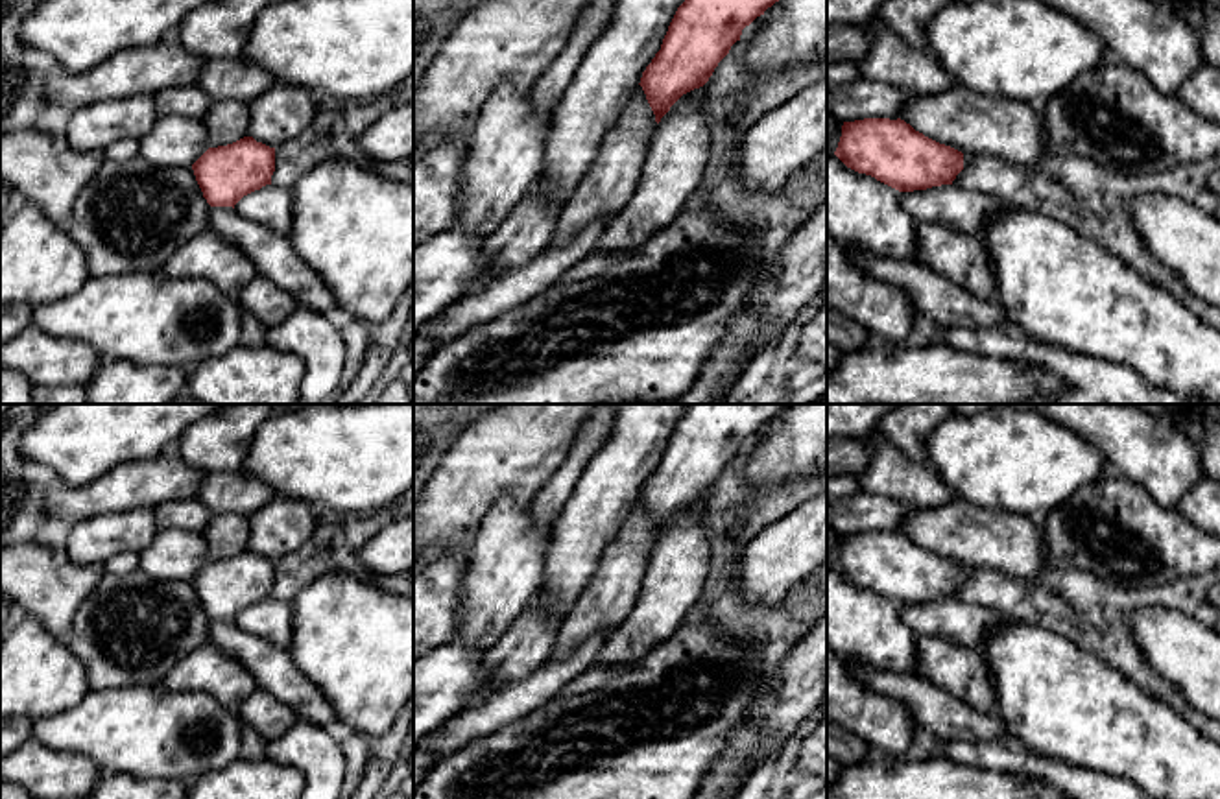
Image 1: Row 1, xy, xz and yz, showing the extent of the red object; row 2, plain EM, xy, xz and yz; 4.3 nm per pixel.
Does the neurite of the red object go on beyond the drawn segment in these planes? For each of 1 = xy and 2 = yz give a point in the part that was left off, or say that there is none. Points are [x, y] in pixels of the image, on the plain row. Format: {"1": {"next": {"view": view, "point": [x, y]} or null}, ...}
{"1": {"next": null}, "2": {"next": null}}

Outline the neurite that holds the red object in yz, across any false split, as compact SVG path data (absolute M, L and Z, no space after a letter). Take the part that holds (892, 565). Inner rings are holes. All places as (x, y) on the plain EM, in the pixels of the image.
M901 531L843 535L834 568L847 581L899 605L952 598L963 583L962 565L925 550Z

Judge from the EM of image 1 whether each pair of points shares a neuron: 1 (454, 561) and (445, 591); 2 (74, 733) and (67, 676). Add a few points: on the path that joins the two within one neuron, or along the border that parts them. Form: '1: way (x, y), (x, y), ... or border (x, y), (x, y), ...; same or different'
1: way (449, 569), (445, 584); same
2: border (91, 691), (74, 705), (34, 720); different

